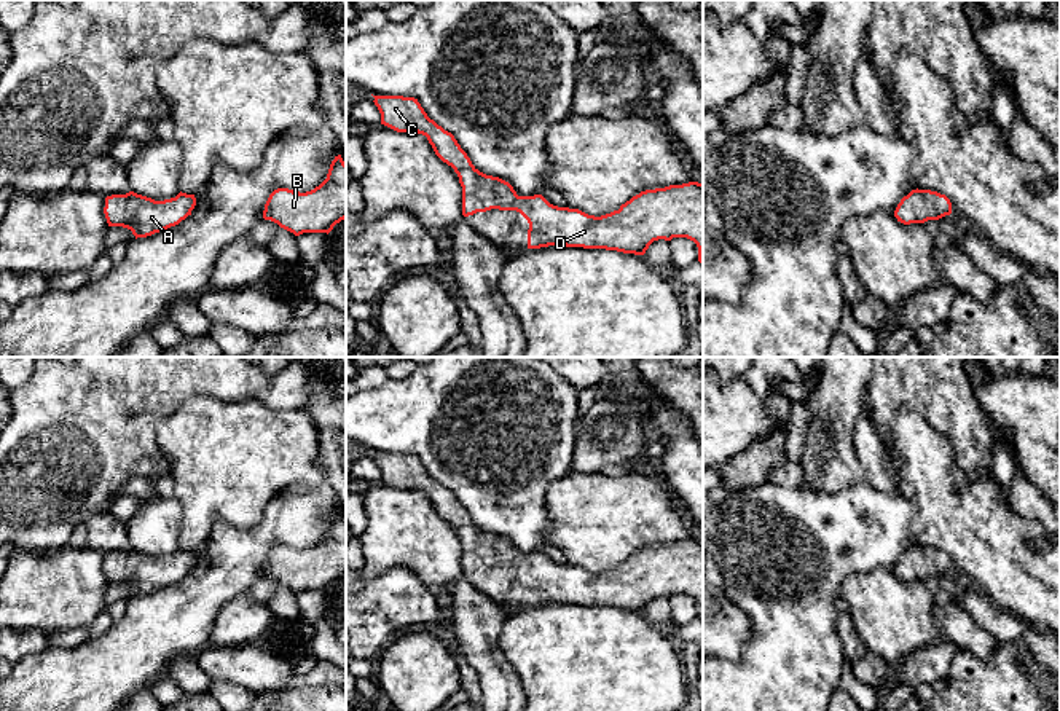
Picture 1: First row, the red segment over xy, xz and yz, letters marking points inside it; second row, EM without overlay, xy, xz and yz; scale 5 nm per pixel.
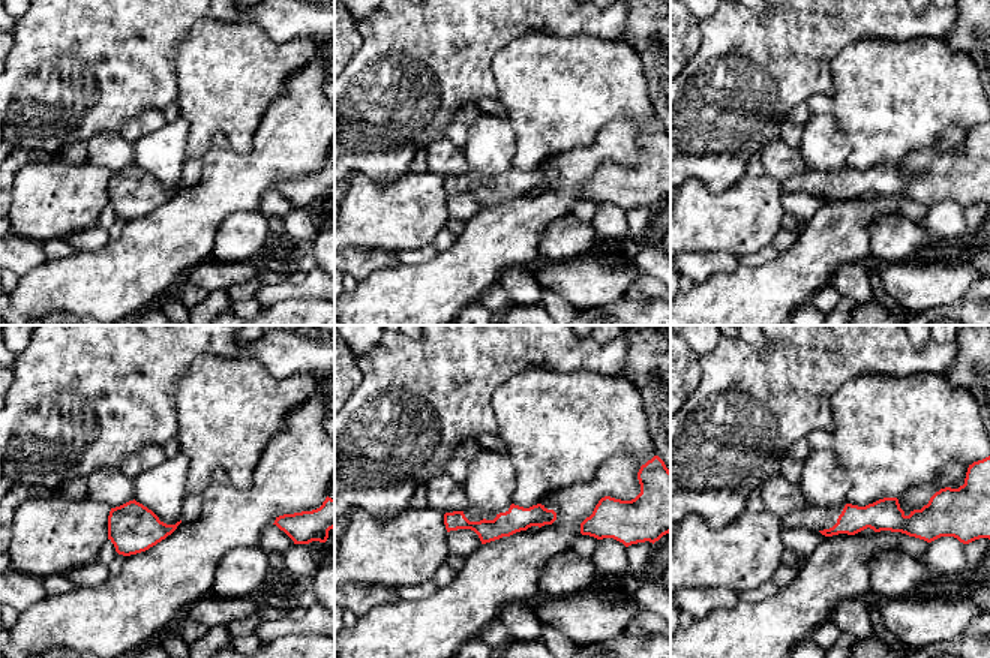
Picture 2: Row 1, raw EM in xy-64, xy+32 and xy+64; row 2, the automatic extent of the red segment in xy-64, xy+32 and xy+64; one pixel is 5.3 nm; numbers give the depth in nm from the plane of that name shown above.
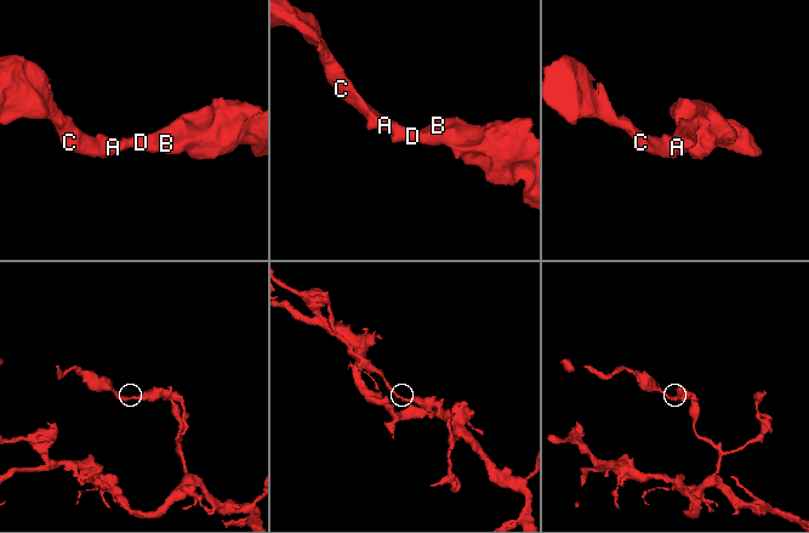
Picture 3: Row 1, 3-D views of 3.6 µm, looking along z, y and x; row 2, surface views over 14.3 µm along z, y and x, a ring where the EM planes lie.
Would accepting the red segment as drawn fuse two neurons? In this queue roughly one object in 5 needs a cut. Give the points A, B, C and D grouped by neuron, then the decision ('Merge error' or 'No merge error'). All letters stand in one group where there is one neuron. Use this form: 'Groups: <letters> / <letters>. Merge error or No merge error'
Groups: A B C D. No merge error

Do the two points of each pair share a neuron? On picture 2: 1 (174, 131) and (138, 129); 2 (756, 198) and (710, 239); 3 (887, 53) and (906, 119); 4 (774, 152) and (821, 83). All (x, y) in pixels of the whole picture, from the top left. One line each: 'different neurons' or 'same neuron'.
1: different neurons
2: same neuron
3: same neuron
4: different neurons

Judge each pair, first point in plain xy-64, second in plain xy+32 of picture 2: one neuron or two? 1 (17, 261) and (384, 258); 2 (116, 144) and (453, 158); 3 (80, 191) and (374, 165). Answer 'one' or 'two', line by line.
1: one
2: one
3: two

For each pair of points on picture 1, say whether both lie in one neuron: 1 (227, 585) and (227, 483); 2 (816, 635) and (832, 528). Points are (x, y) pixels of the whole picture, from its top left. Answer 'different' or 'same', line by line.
1: different
2: same

